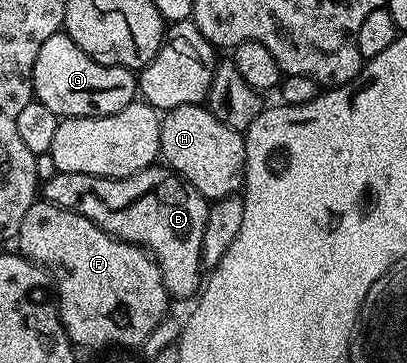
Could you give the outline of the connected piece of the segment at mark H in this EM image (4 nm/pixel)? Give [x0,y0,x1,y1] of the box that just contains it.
[159,104,247,202]

